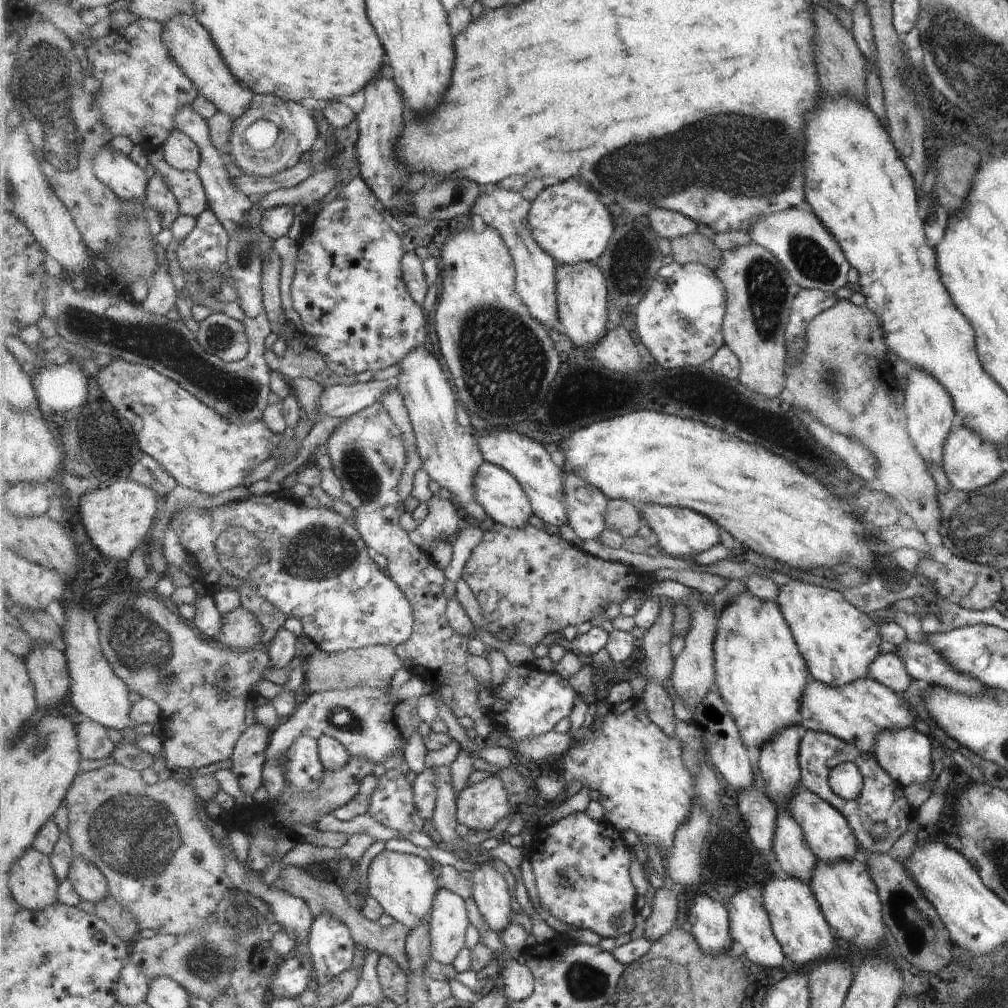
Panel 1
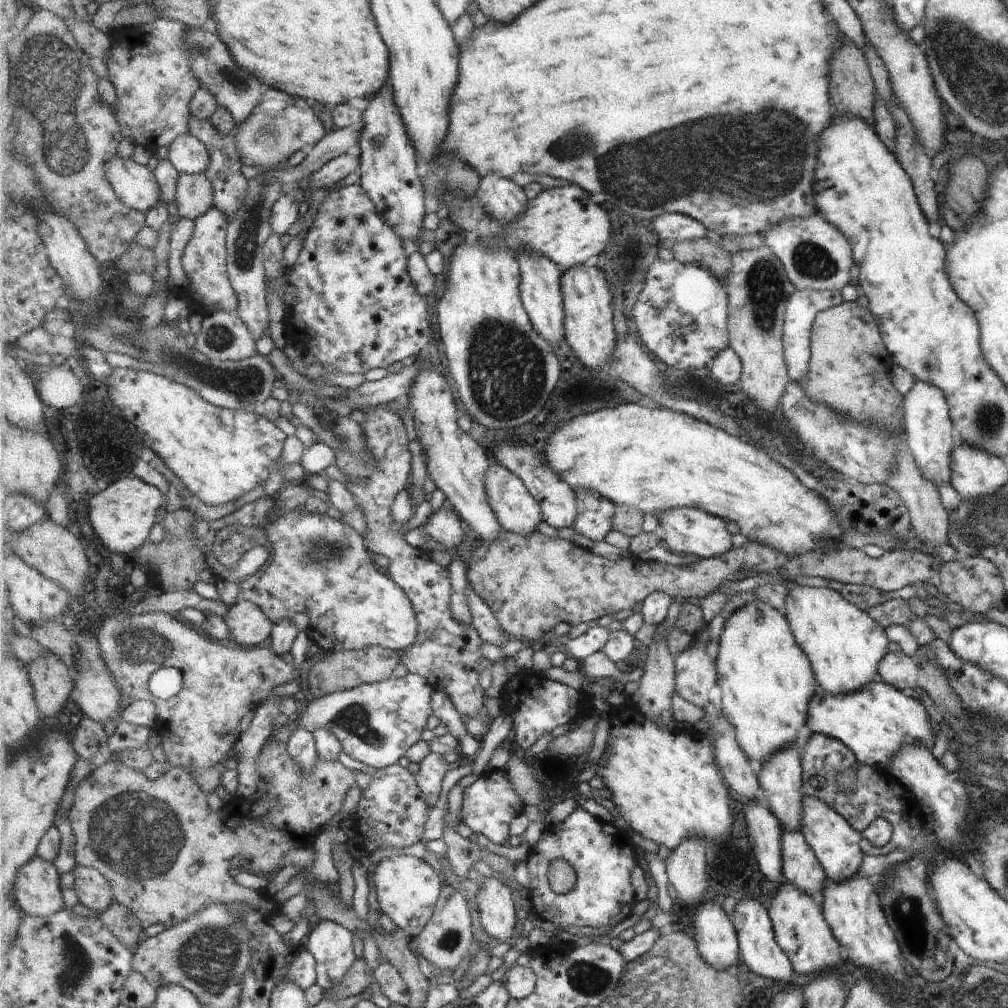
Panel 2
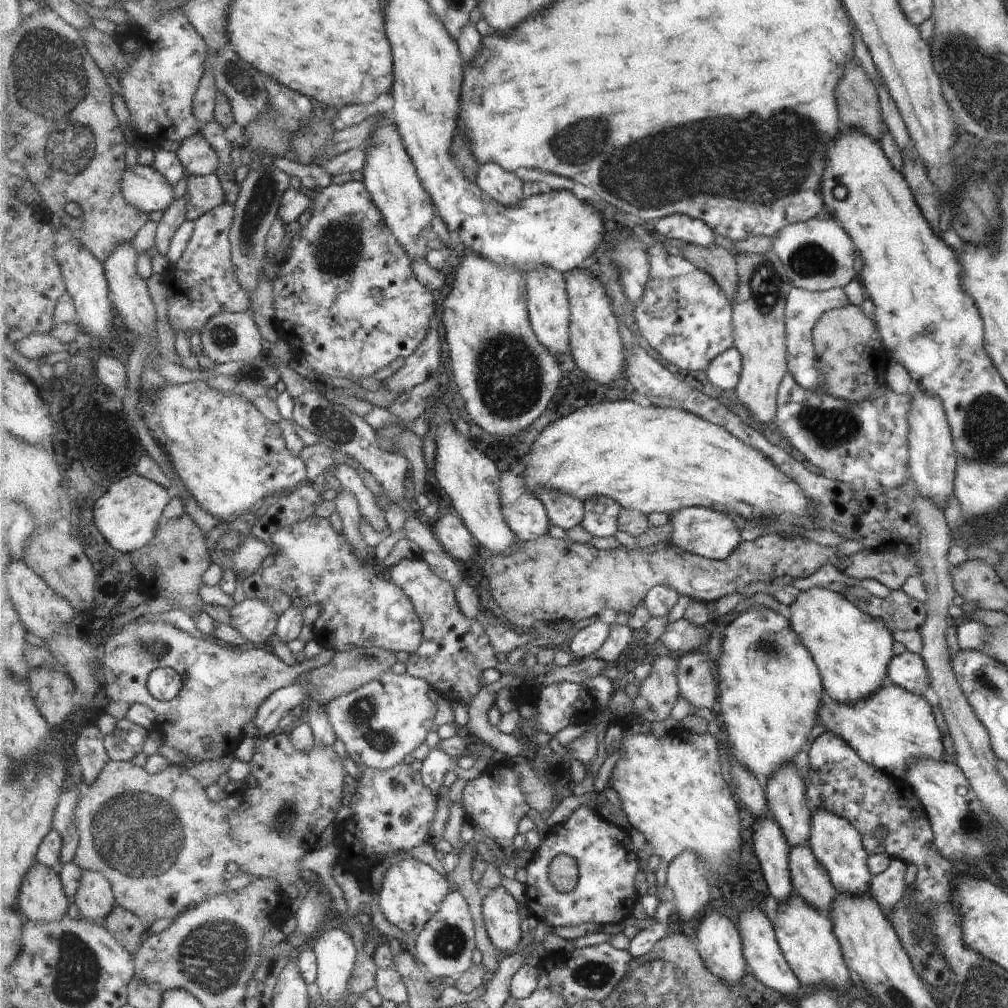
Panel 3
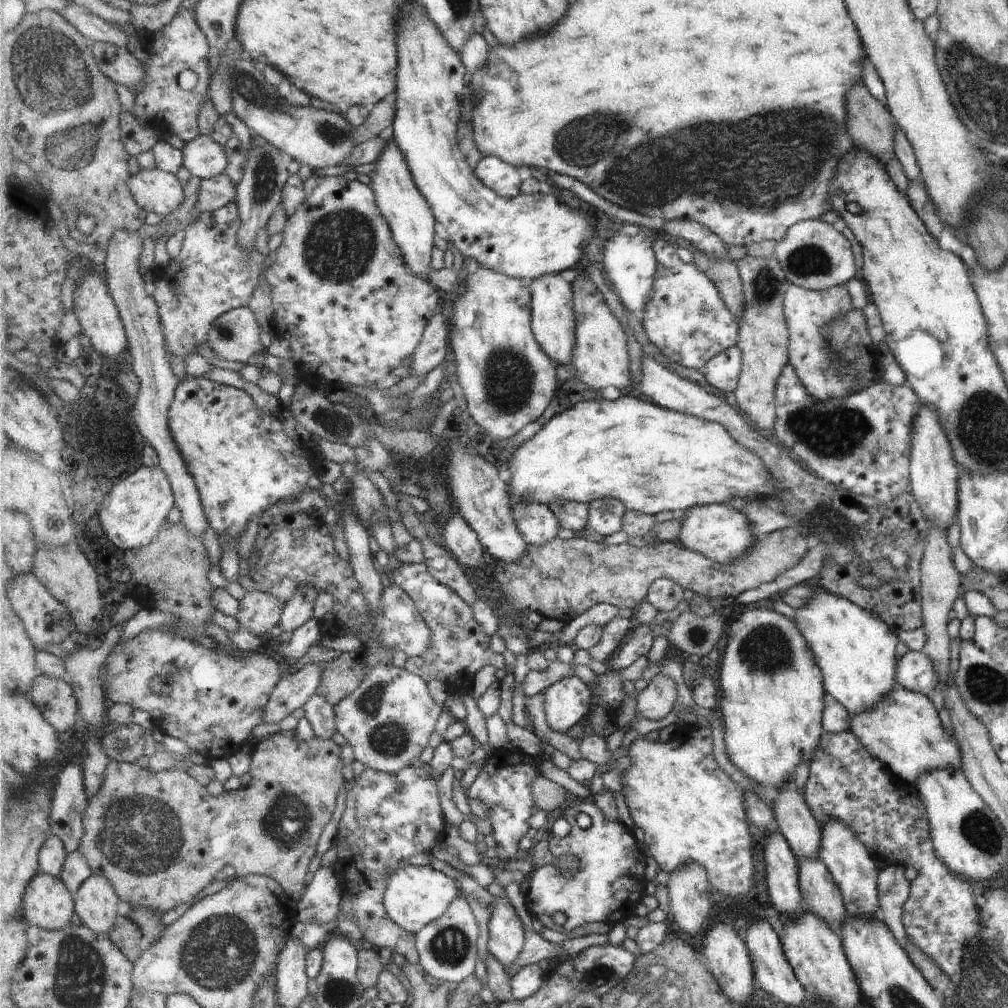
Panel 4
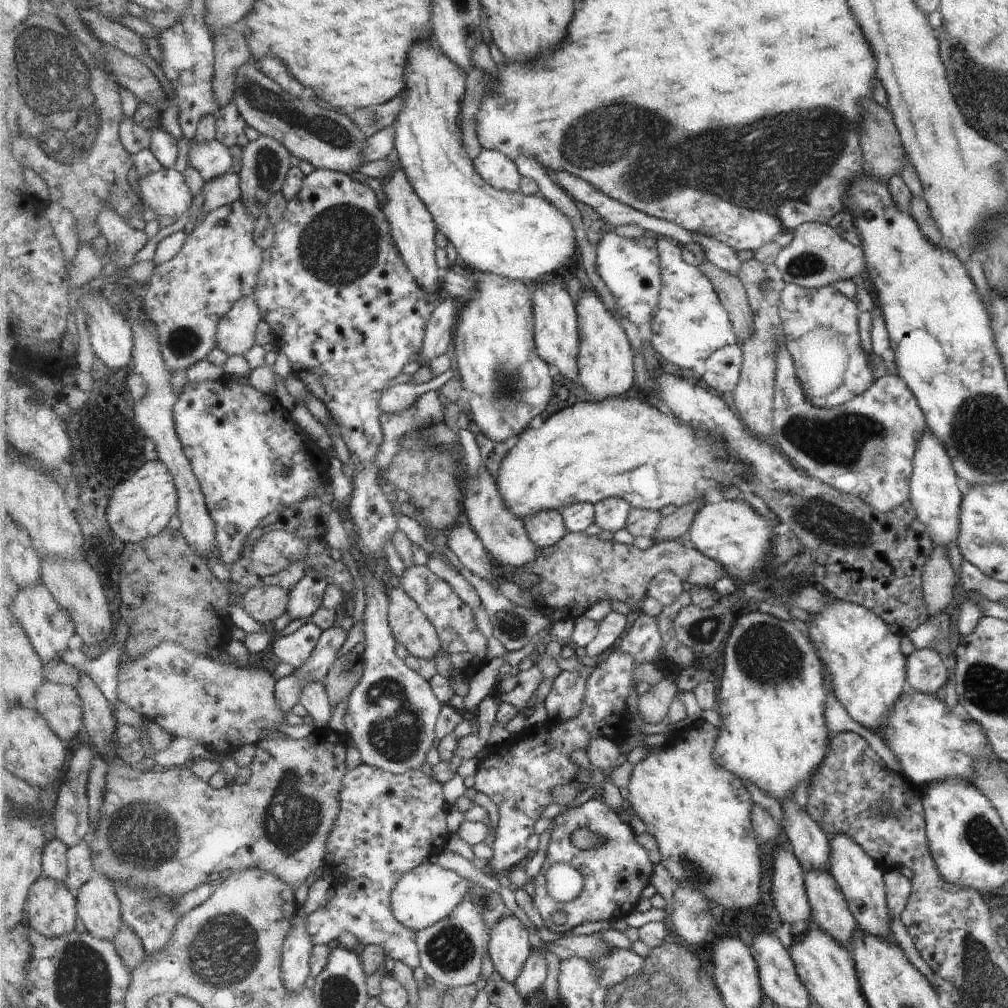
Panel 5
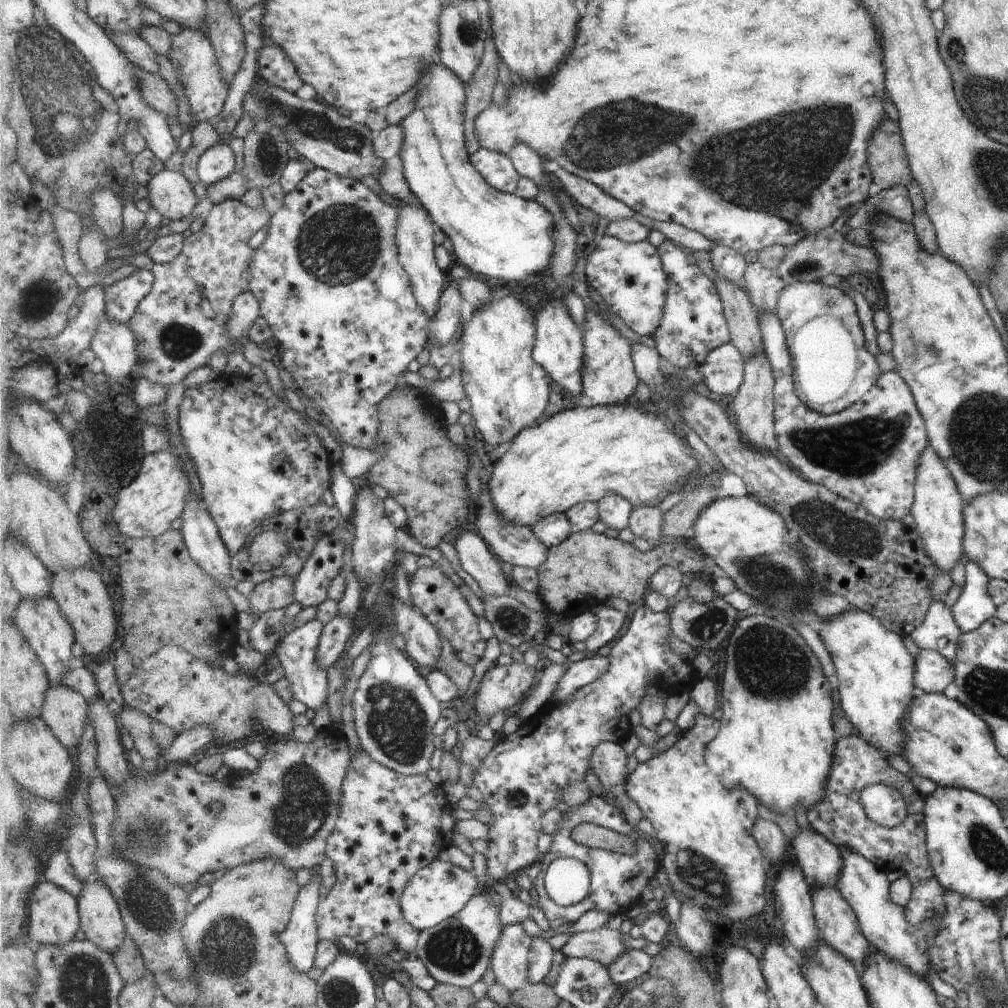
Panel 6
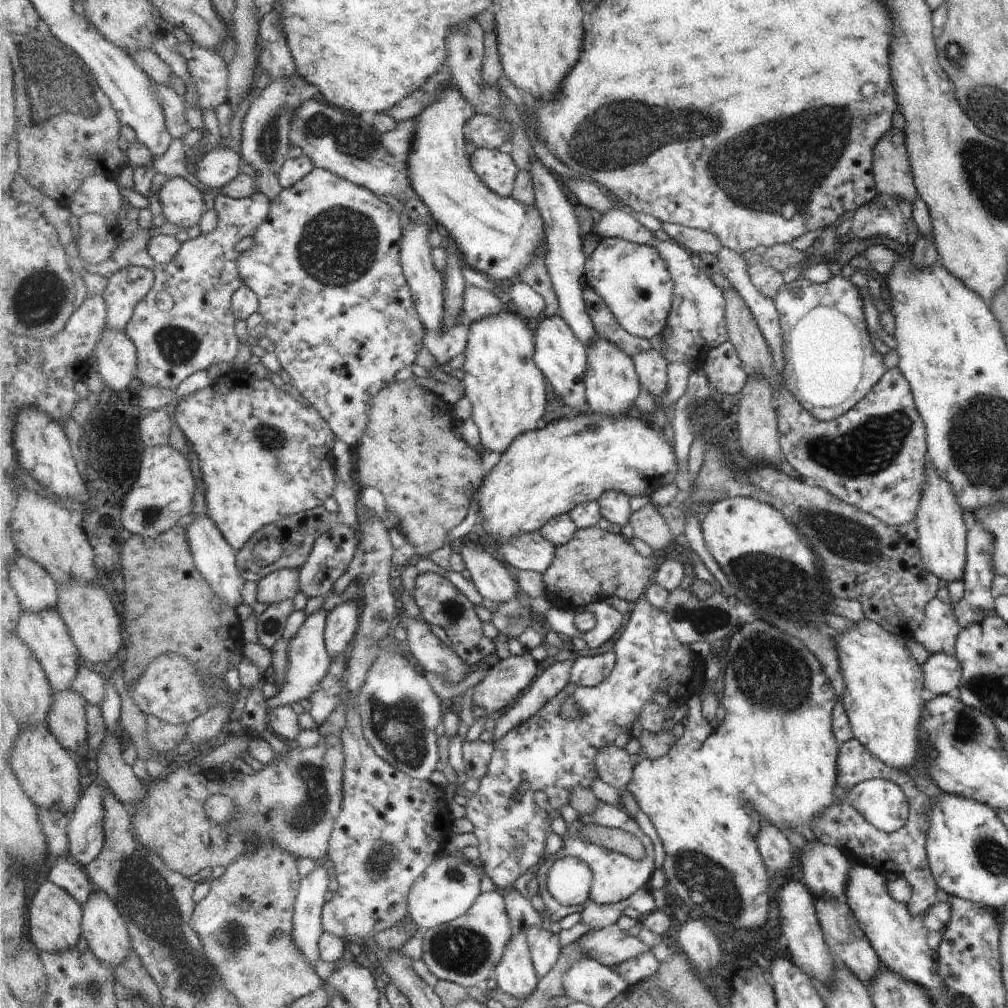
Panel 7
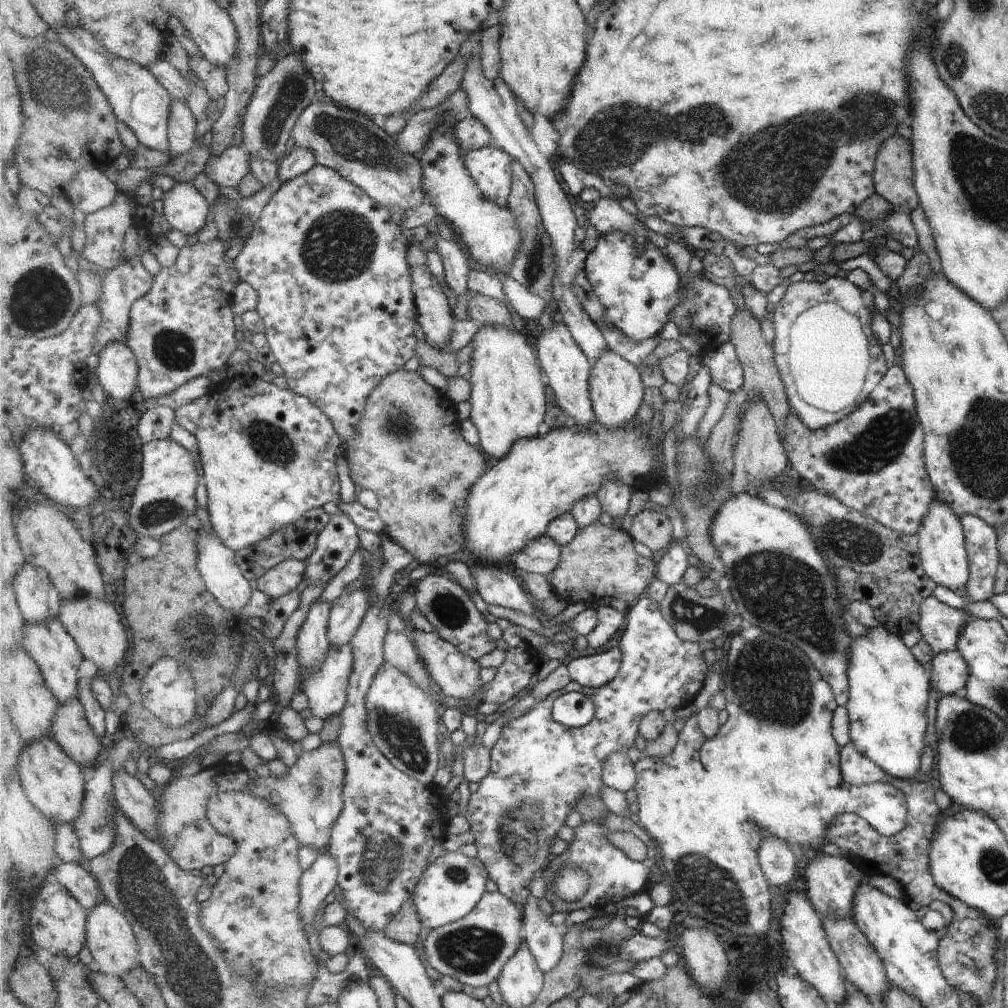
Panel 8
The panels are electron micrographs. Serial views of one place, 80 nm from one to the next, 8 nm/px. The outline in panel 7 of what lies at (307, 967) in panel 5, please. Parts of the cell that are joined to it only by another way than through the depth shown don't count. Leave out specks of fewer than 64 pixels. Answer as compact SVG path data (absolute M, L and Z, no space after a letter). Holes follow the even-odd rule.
M323 865L303 877L300 882L298 898L294 906L293 932L290 934L297 950L315 963L320 959L319 941L323 936L322 910L327 902L331 876Z

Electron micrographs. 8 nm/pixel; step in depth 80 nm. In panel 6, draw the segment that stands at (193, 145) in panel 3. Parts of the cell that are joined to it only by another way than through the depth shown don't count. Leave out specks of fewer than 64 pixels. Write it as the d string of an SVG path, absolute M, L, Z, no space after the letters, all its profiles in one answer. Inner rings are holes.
M217 142L199 157L197 174L206 187L227 178L235 170L235 154L226 143Z

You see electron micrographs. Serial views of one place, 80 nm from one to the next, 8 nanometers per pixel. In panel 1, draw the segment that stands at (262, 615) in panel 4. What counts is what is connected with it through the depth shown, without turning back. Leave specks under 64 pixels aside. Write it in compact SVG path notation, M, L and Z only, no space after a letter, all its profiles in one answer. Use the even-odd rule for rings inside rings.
M243 605L222 615L222 621L220 633L213 640L226 647L243 651L265 646L268 640L256 616Z

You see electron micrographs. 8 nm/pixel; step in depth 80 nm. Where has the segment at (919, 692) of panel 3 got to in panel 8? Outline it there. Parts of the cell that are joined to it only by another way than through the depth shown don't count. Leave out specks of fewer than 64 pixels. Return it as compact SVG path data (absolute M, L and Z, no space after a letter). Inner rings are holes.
M959 651L934 653L927 669L930 690L944 695L954 695L966 684L968 670Z

